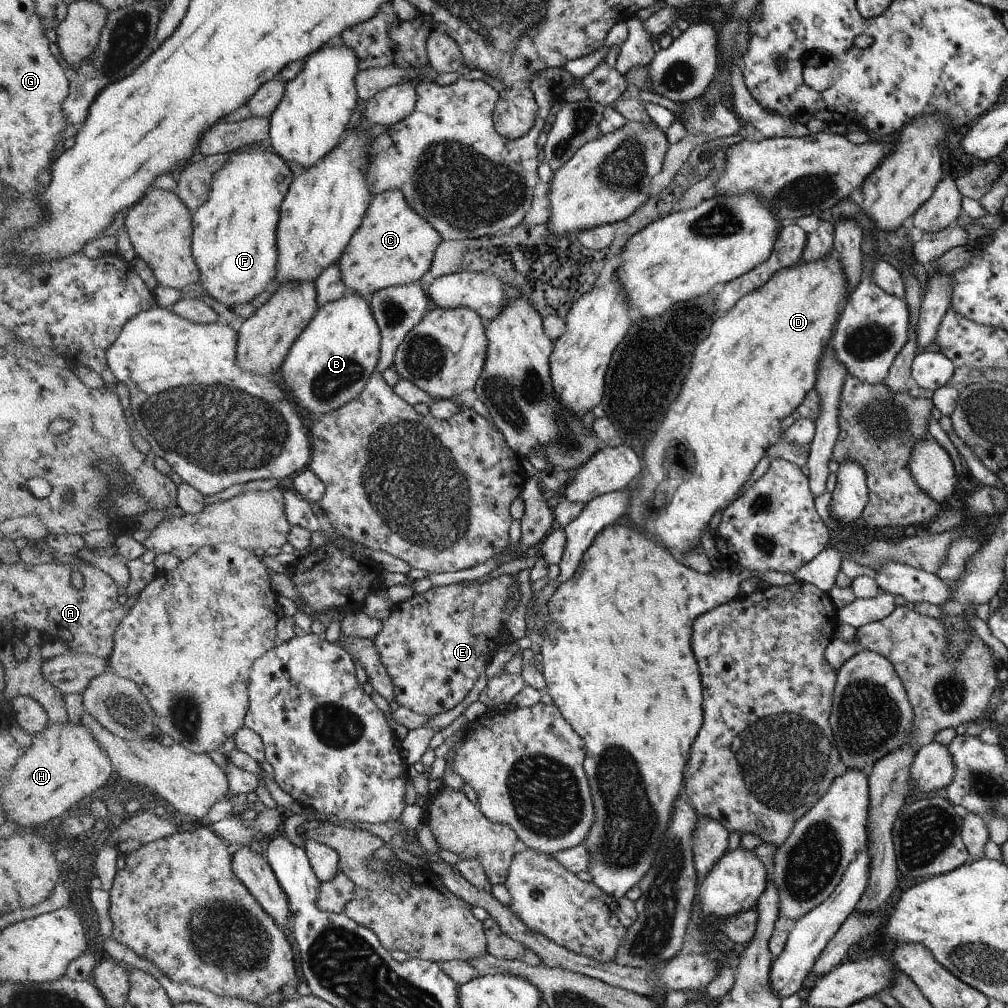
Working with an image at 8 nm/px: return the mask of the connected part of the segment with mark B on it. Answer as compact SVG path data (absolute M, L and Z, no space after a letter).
M350 292L344 298L327 303L317 311L281 367L283 385L294 402L304 412L308 412L308 415L314 415L313 420L318 420L327 413L342 409L365 390L381 358L380 350L381 330L377 326L370 301L362 295Z

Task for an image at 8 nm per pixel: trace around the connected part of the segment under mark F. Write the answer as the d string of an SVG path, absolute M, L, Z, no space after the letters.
M250 144L250 146L240 146L240 149L232 152L230 163L216 174L210 201L203 205L198 211L194 212L195 236L193 239L193 254L197 260L198 266L201 267L201 283L208 295L225 305L227 309L232 310L240 304L250 303L254 301L262 292L272 289L274 279L277 276L277 262L280 258L277 242L277 226L281 219L281 205L285 201L286 194L289 193L289 187L293 185L296 178L291 172L287 164L275 152L266 151L264 146L259 144Z

